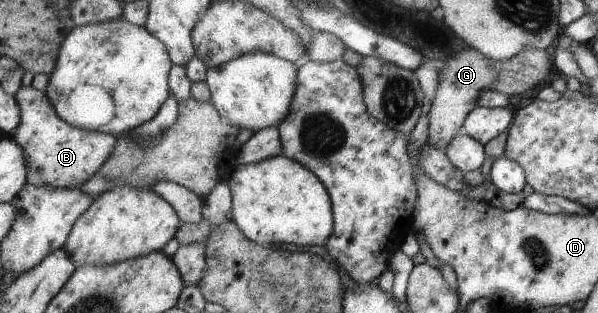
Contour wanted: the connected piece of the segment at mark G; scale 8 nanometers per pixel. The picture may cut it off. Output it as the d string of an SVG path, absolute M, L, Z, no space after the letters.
M470 47L461 54L447 59L444 69L438 71L439 83L433 101L430 102L427 97L423 101L421 116L428 116L430 121L429 144L448 147L461 133L465 120L478 106L479 96L484 90L495 89L509 97L521 95L527 89L535 87L549 73L549 67L551 67L551 61L547 50L537 48L523 49L508 60L501 61L491 59Z

